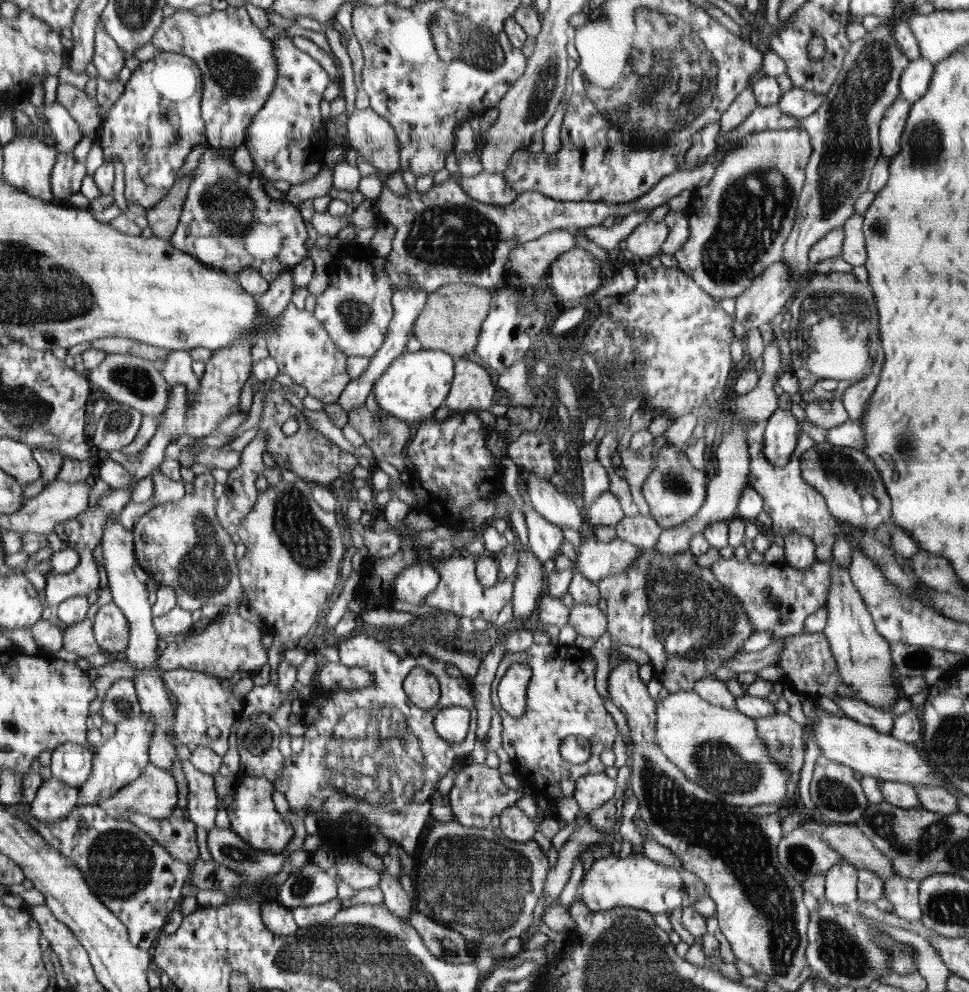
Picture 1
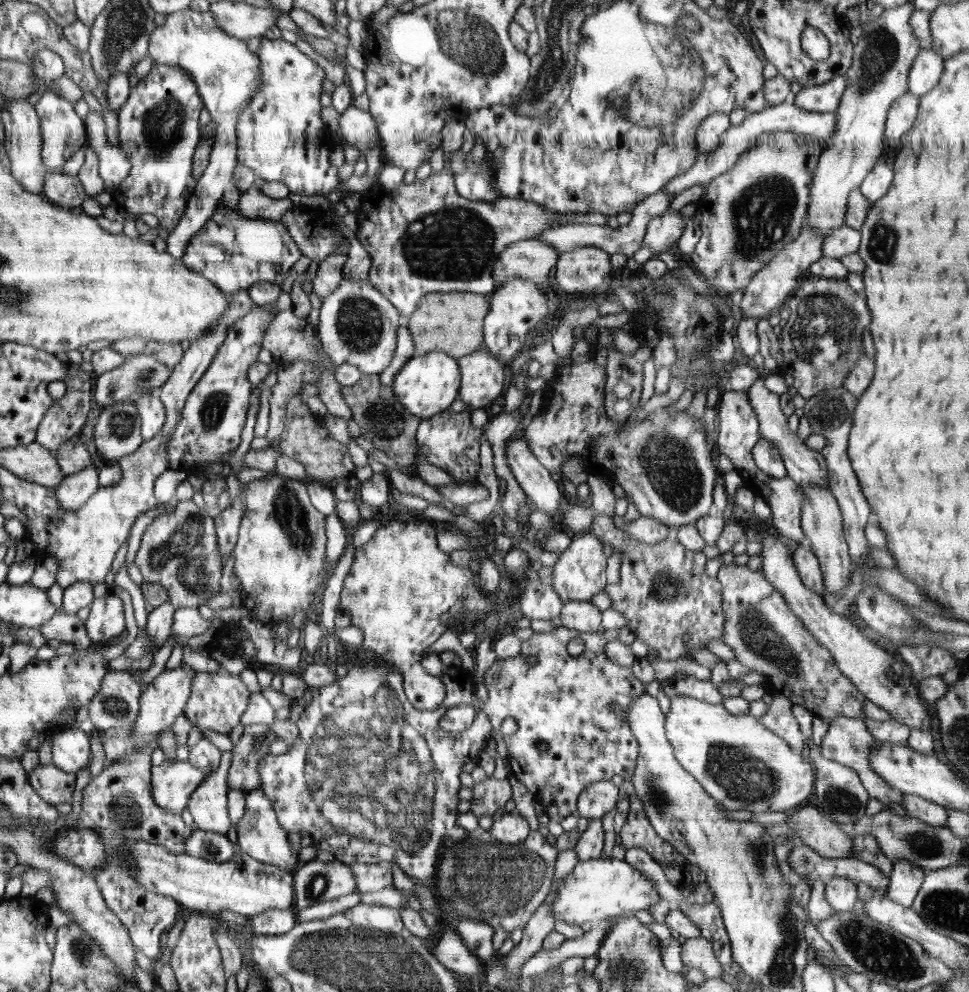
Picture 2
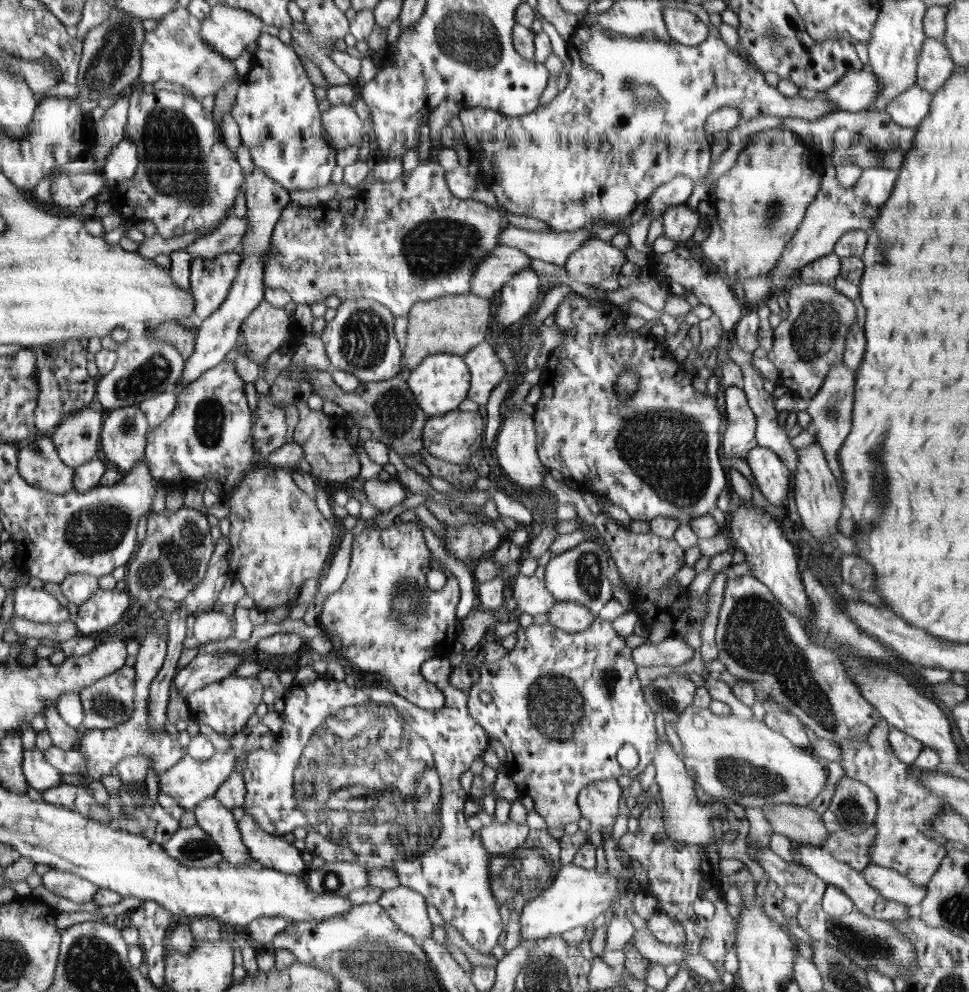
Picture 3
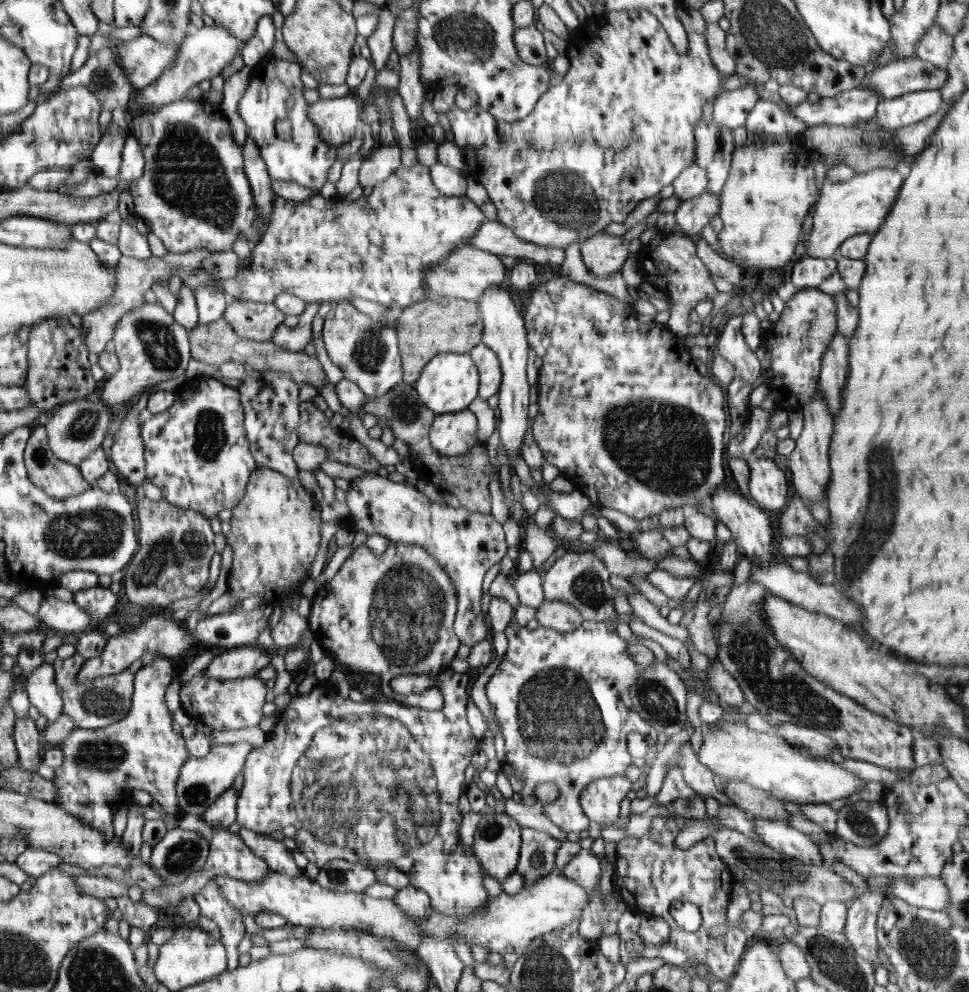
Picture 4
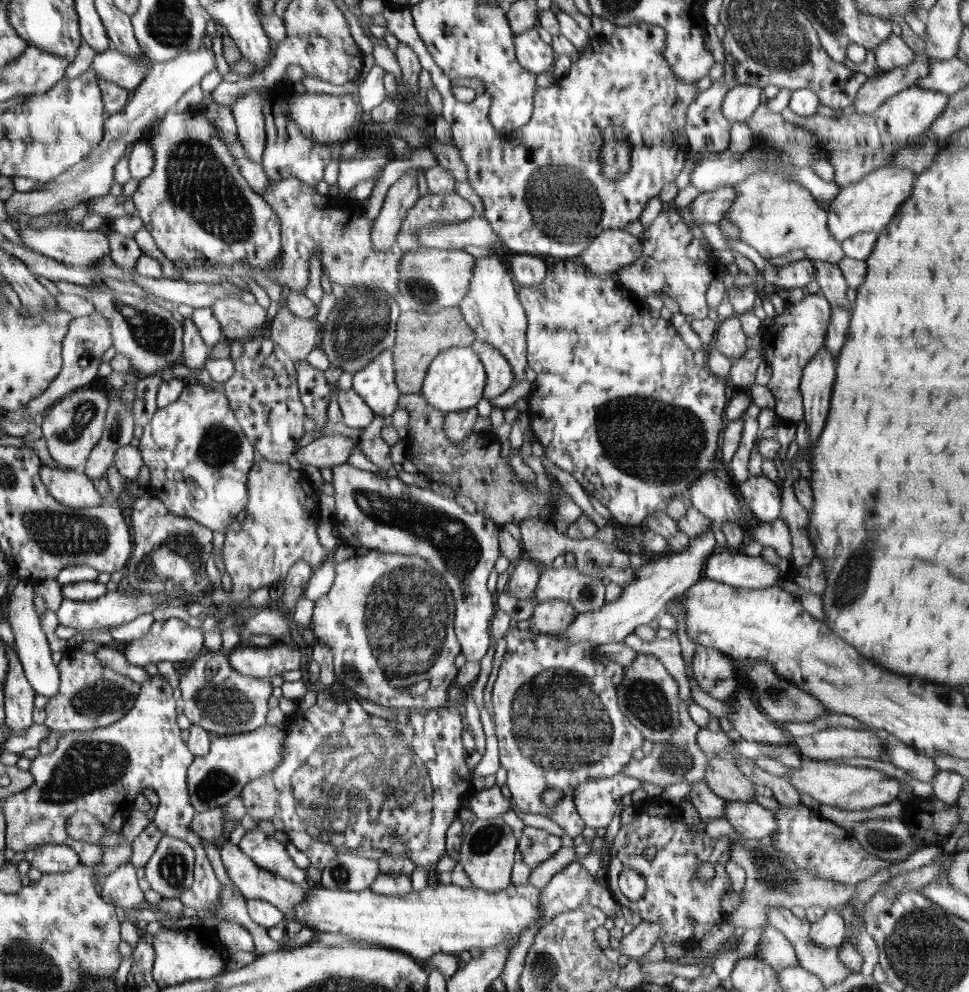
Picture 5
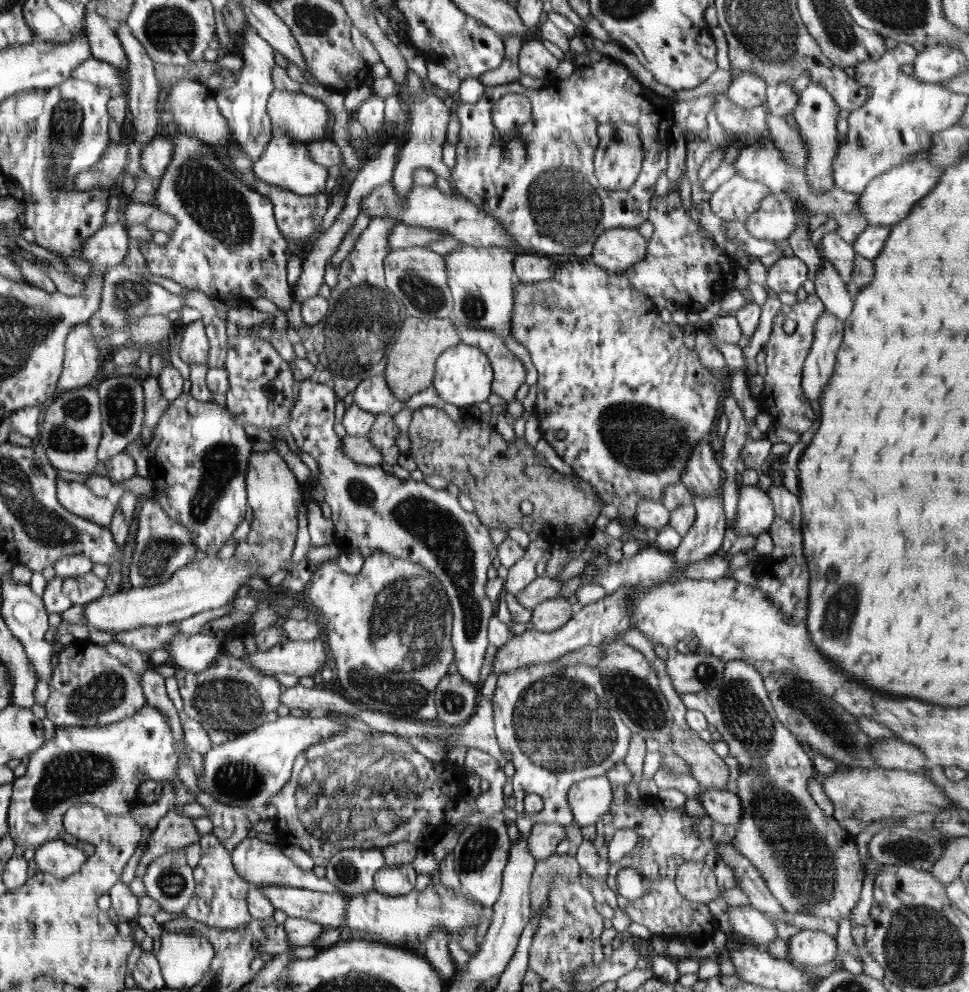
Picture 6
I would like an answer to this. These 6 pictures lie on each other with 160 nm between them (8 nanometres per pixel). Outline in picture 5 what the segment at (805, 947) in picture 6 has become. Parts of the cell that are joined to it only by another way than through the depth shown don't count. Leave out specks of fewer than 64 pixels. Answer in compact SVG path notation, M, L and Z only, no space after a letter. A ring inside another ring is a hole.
M827 909L825 913L818 922L810 924L808 936L821 949L838 949L845 943L846 922L838 911Z

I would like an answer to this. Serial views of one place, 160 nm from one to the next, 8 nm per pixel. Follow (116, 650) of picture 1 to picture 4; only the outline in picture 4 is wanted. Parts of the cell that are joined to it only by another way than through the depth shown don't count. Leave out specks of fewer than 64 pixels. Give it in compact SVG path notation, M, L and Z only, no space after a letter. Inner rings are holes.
M97 585L78 591L74 594L74 601L89 614L90 620L95 619L100 624L102 620L108 618L108 614L116 606L118 596L113 594L109 588Z

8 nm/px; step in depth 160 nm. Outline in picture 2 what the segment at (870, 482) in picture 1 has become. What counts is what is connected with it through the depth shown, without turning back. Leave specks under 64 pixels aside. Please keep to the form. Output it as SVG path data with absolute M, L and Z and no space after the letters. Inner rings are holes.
M759 380L750 386L746 393L759 420L760 439L770 440L774 446L778 447L782 460L787 468L787 476L801 487L823 486L823 488L829 488L827 462L824 455L819 451L808 448L797 434L792 433L788 429L787 417L782 413L782 409L780 409L780 395L768 390L766 385Z

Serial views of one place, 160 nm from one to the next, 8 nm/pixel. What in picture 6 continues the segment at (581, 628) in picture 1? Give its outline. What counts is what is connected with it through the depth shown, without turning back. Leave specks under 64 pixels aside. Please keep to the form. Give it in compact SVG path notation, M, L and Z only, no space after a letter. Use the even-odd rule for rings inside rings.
M557 597L537 604L531 610L531 621L534 629L549 633L562 628L573 614L574 606L569 599Z

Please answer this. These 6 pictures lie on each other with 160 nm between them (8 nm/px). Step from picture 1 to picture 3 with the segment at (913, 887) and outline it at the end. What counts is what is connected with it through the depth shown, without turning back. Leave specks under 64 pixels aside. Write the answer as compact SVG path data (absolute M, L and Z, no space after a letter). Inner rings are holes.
M882 719L865 739L840 739L841 765L846 777L862 782L876 796L878 814L875 820L876 837L870 847L870 864L895 869L907 876L916 886L926 886L931 876L940 867L947 851L945 846L928 838L926 830L934 830L932 820L940 816L950 804L907 774L907 765L896 758L888 742L891 728Z

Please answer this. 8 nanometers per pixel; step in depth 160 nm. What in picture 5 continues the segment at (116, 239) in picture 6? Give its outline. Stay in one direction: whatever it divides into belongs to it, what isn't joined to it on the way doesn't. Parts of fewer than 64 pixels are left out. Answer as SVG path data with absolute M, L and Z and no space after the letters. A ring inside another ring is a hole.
M28 225L20 229L20 238L34 252L49 256L72 266L88 266L110 254L107 232L44 227L34 229Z

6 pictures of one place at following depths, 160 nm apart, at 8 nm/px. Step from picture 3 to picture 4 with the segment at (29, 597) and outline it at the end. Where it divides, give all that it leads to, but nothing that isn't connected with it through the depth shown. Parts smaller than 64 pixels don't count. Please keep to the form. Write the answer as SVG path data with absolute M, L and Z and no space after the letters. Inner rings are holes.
M45 598L40 602L37 617L50 631L76 633L84 631L90 622L89 614L75 601L62 601L58 598Z

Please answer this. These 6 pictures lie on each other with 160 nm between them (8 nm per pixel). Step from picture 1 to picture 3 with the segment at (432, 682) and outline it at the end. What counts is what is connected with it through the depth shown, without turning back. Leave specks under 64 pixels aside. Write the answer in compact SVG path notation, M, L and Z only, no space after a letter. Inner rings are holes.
M405 522L402 526L391 525L385 529L368 527L353 538L349 570L344 584L337 592L330 594L322 605L319 622L322 628L334 632L342 638L338 655L344 655L353 666L362 671L381 674L388 680L388 686L412 705L430 711L445 706L440 702L440 692L420 692L418 668L428 659L448 656L450 648L457 641L457 628L450 628L450 616L456 614L456 604L460 600L460 588L456 576L443 569L447 581L442 590L433 592L426 586L426 572L432 568L434 558L428 550L422 532L415 522Z

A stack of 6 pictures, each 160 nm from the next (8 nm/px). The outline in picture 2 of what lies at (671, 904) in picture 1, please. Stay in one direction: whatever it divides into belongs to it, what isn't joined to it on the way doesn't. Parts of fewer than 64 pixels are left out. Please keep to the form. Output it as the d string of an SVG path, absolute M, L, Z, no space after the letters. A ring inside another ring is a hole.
M600 857L578 862L574 871L566 875L566 879L563 879L557 888L551 911L554 922L562 921L581 926L585 922L596 924L614 917L629 916L637 910L649 910L660 899L654 882L640 870L636 870L625 860L616 860L613 857L603 860Z

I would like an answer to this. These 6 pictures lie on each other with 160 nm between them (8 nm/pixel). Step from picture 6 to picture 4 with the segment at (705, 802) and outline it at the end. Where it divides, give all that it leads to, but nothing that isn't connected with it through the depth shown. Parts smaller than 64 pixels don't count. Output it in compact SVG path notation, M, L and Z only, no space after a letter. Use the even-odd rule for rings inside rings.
M750 818L754 824L754 832L758 834L758 838L764 845L788 857L794 857L806 865L822 867L820 848L809 836L782 821Z

